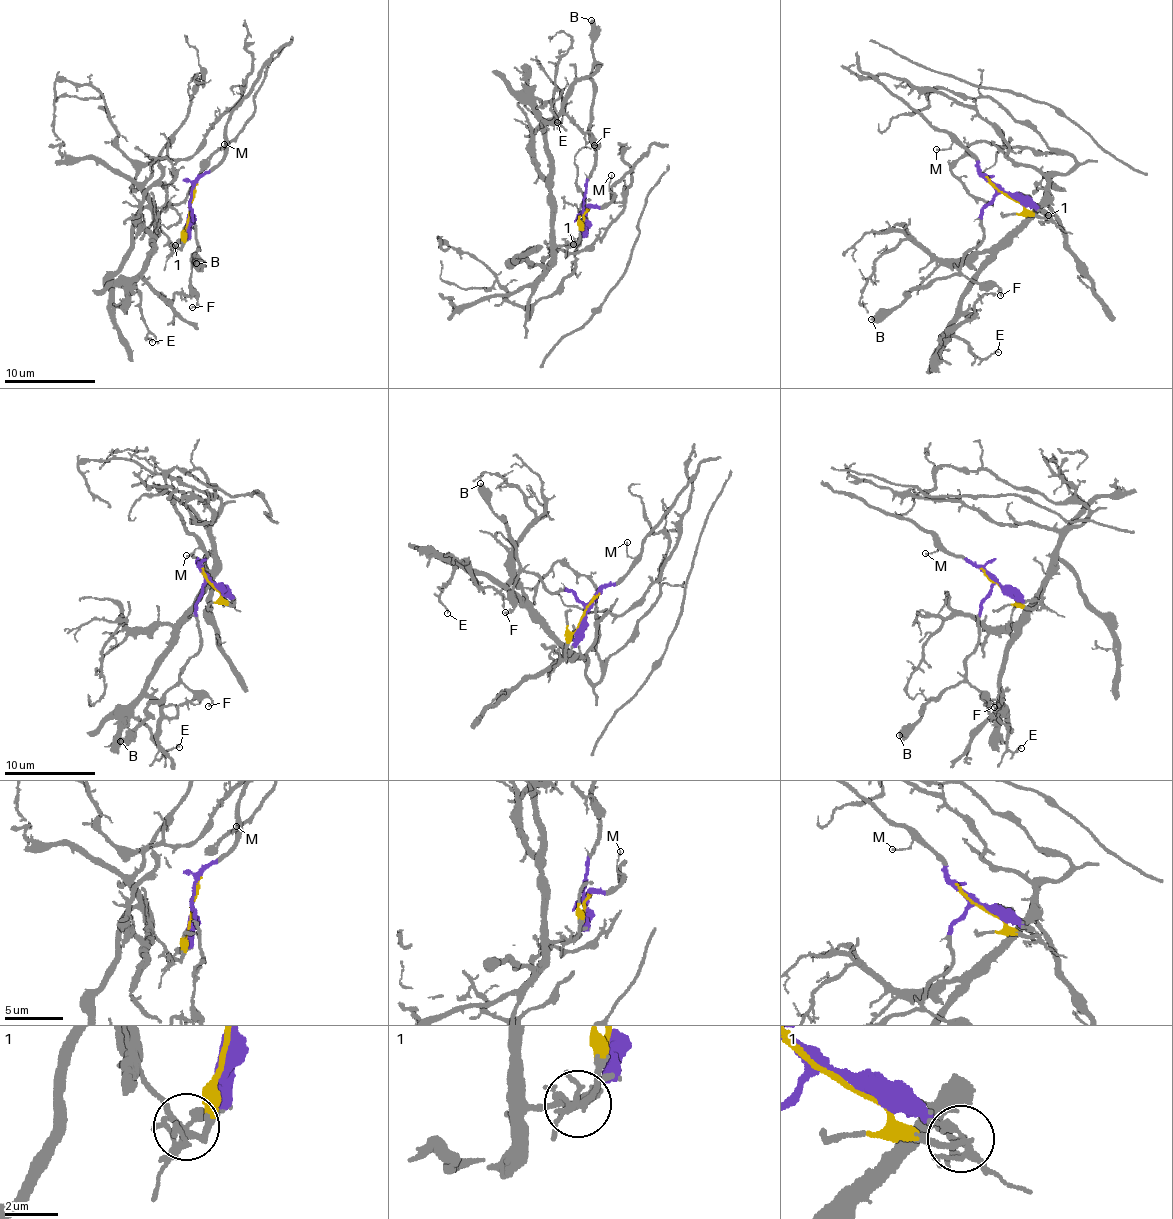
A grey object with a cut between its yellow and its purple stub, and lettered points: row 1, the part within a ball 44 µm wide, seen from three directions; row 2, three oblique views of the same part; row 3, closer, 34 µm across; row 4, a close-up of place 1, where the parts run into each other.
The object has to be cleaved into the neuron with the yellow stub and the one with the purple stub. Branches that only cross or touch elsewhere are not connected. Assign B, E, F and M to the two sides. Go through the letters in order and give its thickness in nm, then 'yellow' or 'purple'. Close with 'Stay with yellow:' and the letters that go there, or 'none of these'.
B: 480 nm | purple
E: 130 nm | yellow
F: 140 nm | purple
M: 120 nm | purple
Stay with yellow: E

